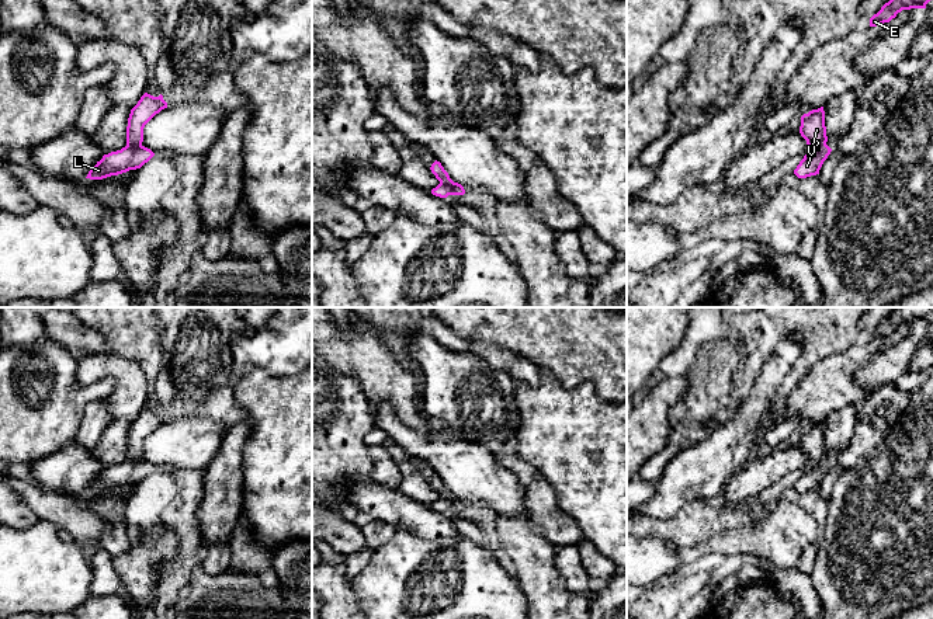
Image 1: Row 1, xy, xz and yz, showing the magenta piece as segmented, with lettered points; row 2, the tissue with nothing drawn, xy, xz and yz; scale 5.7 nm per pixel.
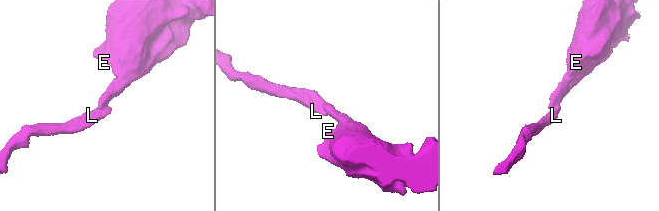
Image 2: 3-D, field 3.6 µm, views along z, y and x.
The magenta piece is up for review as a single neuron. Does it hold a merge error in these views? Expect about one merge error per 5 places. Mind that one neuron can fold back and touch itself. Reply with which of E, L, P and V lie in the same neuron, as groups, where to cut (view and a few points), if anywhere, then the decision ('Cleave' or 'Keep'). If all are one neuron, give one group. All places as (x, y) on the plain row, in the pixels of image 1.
Groups: E V / L P. Split along yz (825, 456), (807, 469). Cleave

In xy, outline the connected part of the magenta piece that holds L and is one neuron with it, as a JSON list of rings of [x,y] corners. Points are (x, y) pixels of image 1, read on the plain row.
[[[126,459],[121,465],[104,469],[103,473],[97,476],[94,481],[91,481],[86,493],[103,494],[129,484],[141,483],[153,470],[155,467],[145,460],[132,462]]]

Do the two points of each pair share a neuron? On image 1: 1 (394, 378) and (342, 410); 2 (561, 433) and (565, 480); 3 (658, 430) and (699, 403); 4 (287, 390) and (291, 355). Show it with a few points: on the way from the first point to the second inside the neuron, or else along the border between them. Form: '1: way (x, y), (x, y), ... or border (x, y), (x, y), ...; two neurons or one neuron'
1: border (342, 372), (357, 382), (371, 410); two neurons
2: way (561, 444), (561, 463), (565, 469); one neuron
3: border (687, 379), (687, 388), (682, 397); two neurons
4: border (256, 368), (263, 368), (278, 376), (297, 374); two neurons

